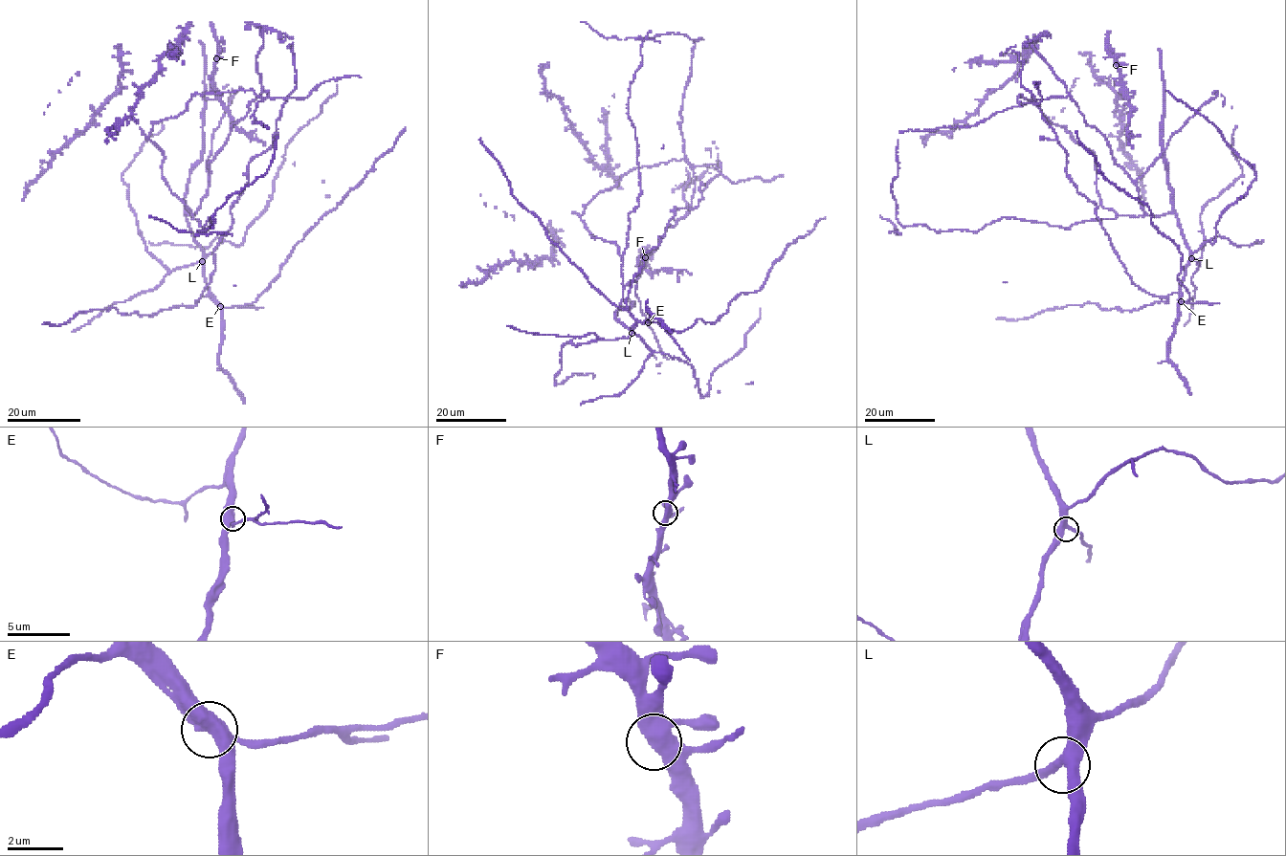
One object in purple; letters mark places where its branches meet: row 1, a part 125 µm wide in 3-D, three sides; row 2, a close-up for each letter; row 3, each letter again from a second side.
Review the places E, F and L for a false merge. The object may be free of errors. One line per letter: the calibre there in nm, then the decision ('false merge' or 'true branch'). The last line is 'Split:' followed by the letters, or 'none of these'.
E: calibre 460 nm; true branch
F: calibre 440 nm; true branch
L: calibre 400 nm; true branch
Split: none of these

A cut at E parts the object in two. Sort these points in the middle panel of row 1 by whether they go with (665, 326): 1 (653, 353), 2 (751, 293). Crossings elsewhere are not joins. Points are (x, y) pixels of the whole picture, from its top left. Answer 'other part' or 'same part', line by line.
1: same part
2: other part

